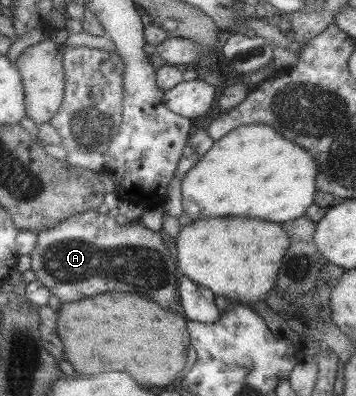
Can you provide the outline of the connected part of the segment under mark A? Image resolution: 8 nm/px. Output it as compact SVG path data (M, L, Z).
M88 210L74 214L55 226L42 230L38 236L37 247L31 252L31 271L36 275L36 280L41 286L49 289L62 303L75 302L81 298L107 293L109 290L117 292L133 292L141 294L149 300L155 300L161 308L173 310L175 290L182 273L177 274L178 263L171 258L169 248L163 240L159 230L147 228L138 220L127 221L121 225L115 219L98 210Z

